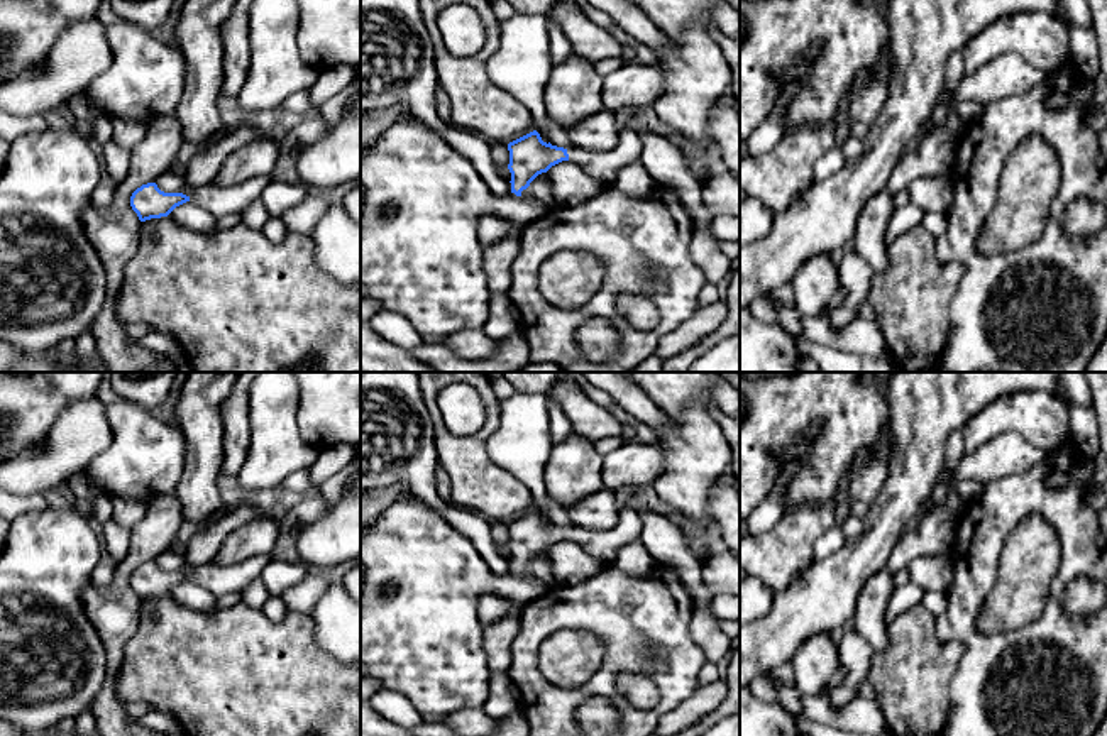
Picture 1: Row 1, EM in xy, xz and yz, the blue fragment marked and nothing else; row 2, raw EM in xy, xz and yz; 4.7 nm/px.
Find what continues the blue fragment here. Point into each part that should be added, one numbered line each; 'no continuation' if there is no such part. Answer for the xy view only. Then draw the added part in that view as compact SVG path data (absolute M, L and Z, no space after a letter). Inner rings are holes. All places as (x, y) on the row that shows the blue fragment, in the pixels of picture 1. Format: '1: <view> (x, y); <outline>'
1: xy (217, 200); M269 176L249 178L240 184L217 186L215 183L196 189L190 201L208 210L215 217L242 211L247 205L261 198L264 188L271 183Z

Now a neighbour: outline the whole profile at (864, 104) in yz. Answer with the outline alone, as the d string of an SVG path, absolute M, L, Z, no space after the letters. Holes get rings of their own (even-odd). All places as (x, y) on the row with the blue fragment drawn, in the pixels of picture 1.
M892 59L880 61L848 93L845 107L851 122L872 125L887 105L892 86Z

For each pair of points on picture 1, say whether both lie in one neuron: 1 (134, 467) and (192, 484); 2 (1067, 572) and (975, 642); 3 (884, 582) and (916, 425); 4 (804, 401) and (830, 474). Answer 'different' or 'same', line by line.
1: different
2: same
3: different
4: same

